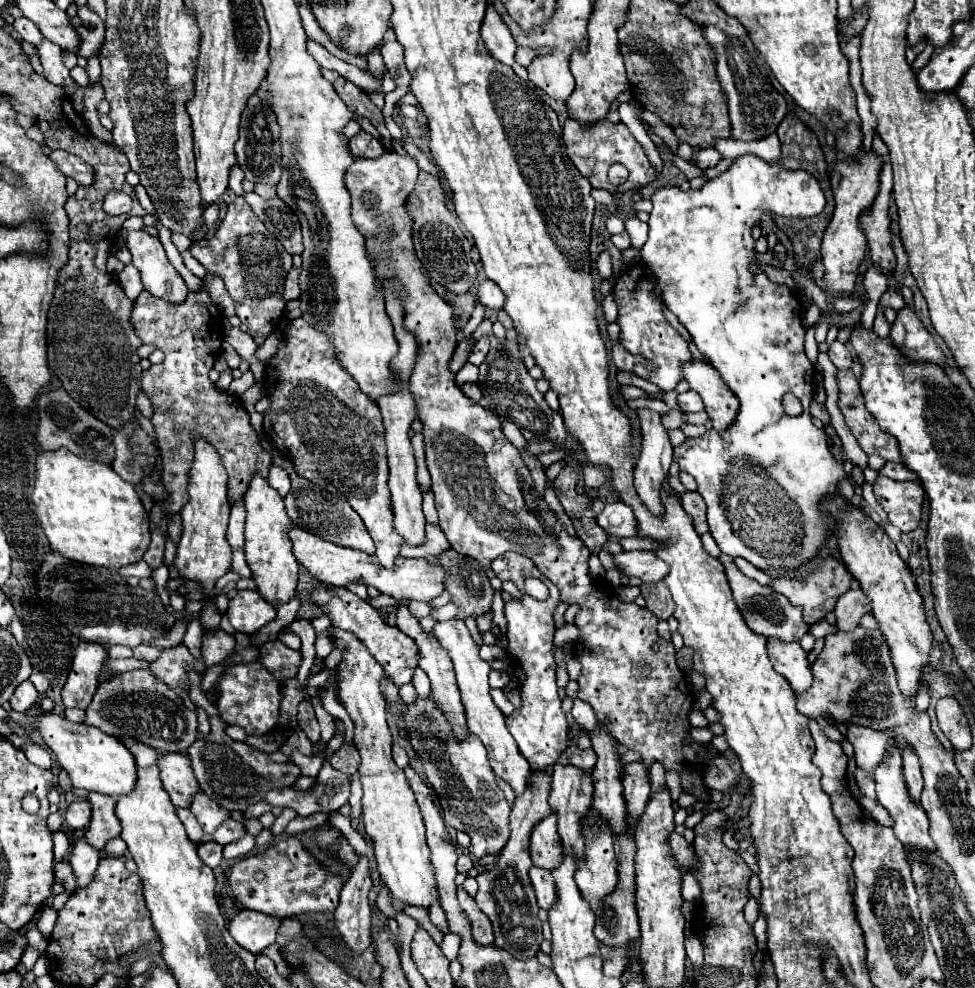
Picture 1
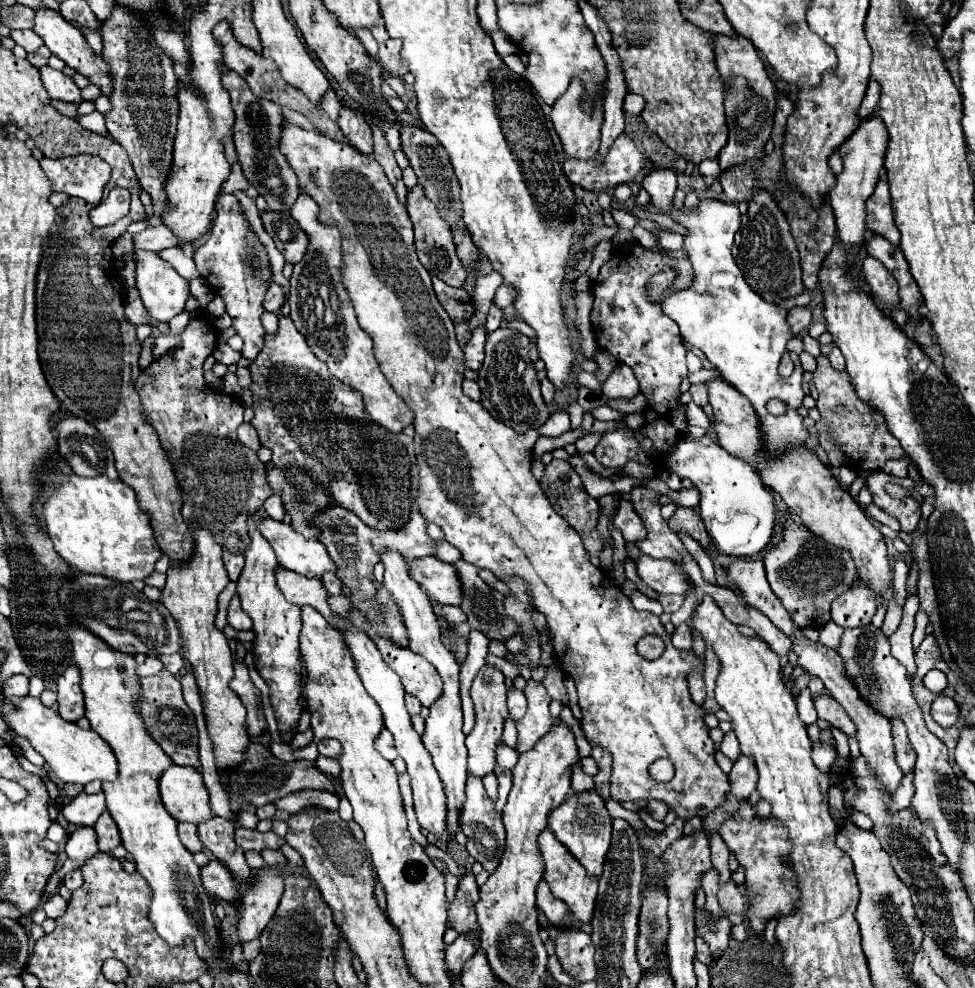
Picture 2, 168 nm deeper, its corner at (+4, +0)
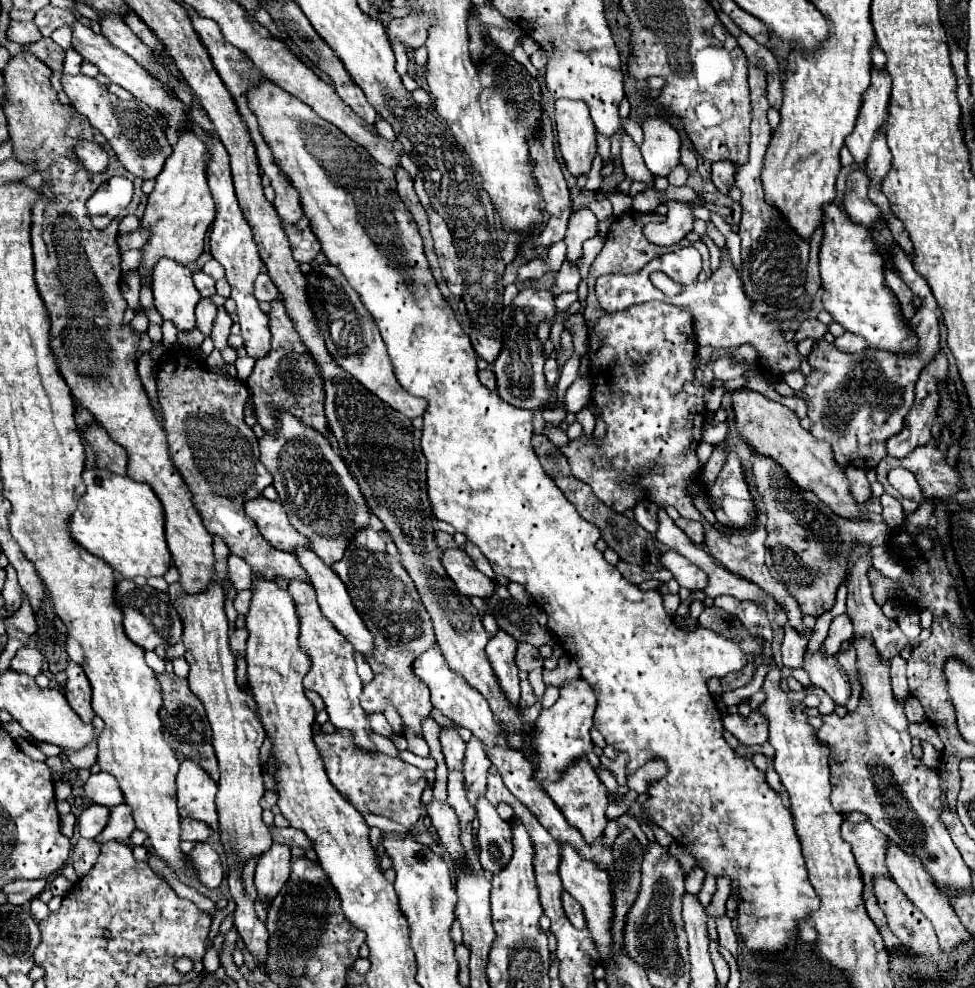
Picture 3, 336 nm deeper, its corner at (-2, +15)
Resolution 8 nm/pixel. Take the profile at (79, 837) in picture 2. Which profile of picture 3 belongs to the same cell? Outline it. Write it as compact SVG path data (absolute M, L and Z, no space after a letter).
M96 803L88 805L78 819L80 835L86 837L86 839L94 839L96 835L100 835L104 825L108 823L108 813L110 813L108 807L102 807L102 805L96 805Z

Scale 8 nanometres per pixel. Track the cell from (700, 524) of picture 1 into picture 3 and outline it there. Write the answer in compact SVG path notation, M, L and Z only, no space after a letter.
M678 519L676 525L688 535L688 539L694 543L694 545L702 545L704 543L704 527L698 523L698 521L688 521L688 519Z

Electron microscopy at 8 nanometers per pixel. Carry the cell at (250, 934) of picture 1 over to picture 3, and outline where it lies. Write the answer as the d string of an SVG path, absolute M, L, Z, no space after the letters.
M272 843L272 849L266 851L256 865L256 889L260 901L266 901L268 897L276 897L280 887L290 877L290 847Z

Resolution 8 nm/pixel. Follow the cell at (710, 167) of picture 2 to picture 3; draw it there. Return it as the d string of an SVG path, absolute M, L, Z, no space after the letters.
M718 161L712 163L712 183L716 185L716 189L724 195L728 195L730 187L734 185L734 165L730 161Z

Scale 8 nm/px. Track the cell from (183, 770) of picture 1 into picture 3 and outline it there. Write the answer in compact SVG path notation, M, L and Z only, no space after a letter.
M184 761L176 775L176 797L178 797L178 813L180 817L192 817L196 821L204 821L210 831L218 831L218 815L216 815L216 783L210 775L196 765L194 761Z

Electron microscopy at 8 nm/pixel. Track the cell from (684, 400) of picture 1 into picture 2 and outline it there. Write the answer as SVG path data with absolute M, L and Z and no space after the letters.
M704 384L690 386L690 396L692 396L692 402L698 404L698 406L706 406L708 404L708 394L706 394Z

